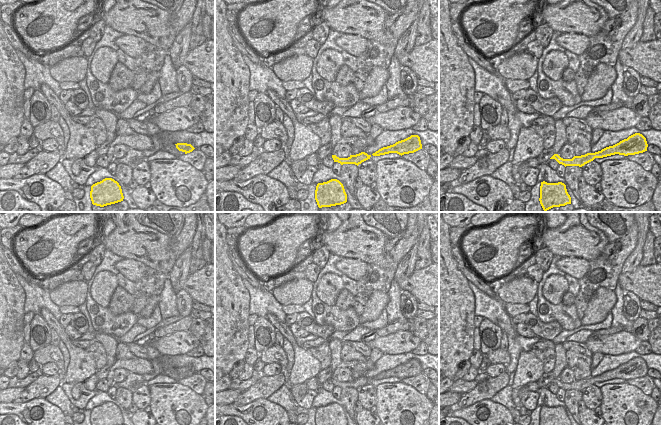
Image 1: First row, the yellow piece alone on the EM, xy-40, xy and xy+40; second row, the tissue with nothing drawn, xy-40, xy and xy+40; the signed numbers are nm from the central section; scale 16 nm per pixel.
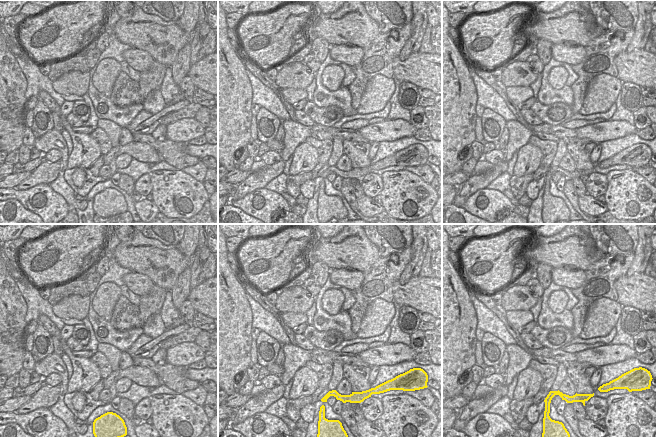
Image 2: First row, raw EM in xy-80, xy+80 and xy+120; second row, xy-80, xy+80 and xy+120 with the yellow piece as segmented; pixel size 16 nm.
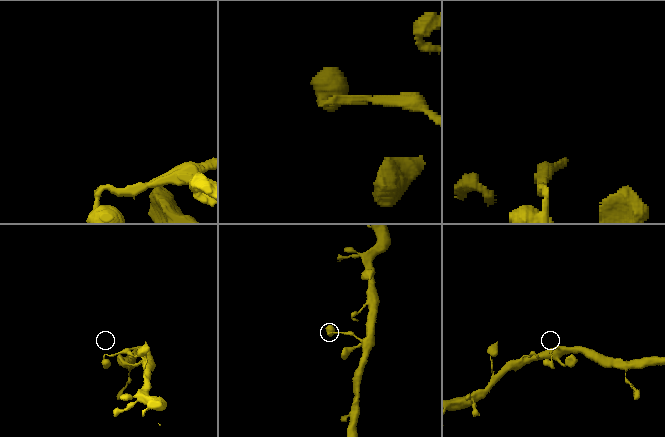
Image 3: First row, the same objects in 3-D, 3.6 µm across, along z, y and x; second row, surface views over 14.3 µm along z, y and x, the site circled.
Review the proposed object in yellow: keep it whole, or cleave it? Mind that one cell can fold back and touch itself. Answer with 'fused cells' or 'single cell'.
fused cells

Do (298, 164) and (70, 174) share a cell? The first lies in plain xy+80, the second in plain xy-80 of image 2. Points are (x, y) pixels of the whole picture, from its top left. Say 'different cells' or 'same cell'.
different cells

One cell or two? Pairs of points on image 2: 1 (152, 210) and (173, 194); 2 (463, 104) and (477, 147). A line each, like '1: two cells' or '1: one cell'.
1: two cells
2: two cells

